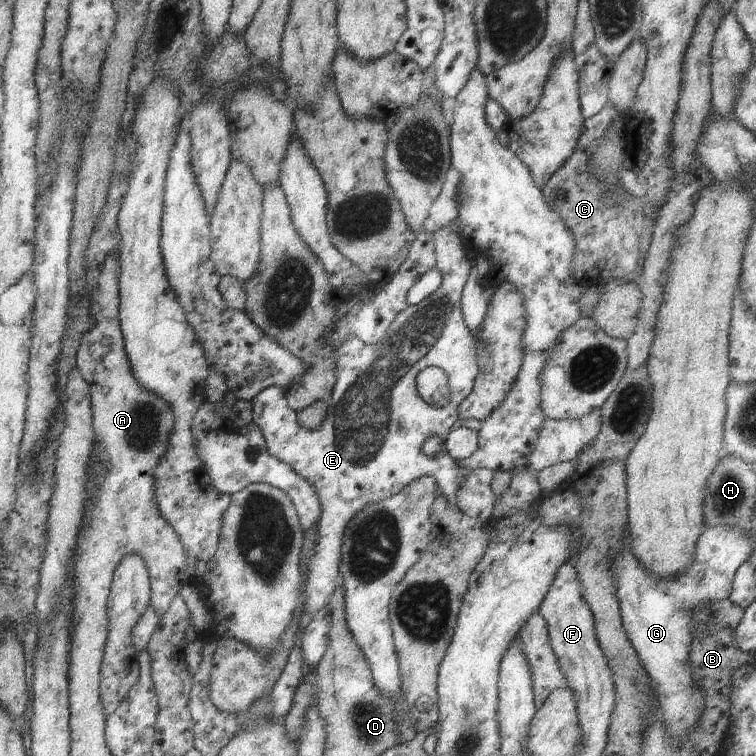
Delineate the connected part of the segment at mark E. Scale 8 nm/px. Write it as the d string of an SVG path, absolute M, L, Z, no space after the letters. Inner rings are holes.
M452 222L435 232L430 232L434 236L436 254L438 255L436 268L442 274L441 285L434 293L420 303L411 305L407 307L407 310L399 313L388 328L386 337L380 343L368 345L358 336L351 335L340 346L338 350L338 385L335 386L334 394L328 401L329 413L321 428L311 431L299 422L298 412L291 408L286 391L282 387L266 388L253 400L252 425L259 426L263 431L270 453L291 464L300 475L308 478L308 481L315 485L324 510L322 520L317 524L318 540L315 541L313 556L308 560L308 581L306 582L306 601L302 608L304 613L302 614L301 630L298 632L298 641L291 649L286 668L273 686L272 717L283 720L287 716L293 706L297 688L305 680L303 666L307 664L303 654L302 636L313 619L317 618L319 612L324 610L341 584L340 566L343 558L343 543L347 526L355 518L355 515L361 513L370 504L380 503L398 495L413 482L423 480L427 476L435 479L439 484L440 493L445 495L451 504L457 506L459 491L464 480L471 474L471 469L457 464L455 459L449 456L444 445L447 434L462 423L460 406L473 392L476 378L480 373L477 338L467 326L462 311L462 294L474 266L467 256L464 240L455 232ZM427 367L442 368L450 377L452 399L449 406L431 406L419 394L418 376ZM434 434L439 435L443 441L442 452L437 456L430 457L423 452L423 444Z

